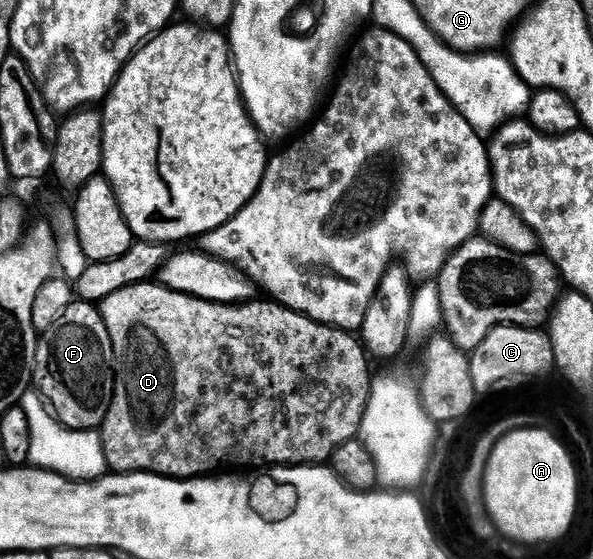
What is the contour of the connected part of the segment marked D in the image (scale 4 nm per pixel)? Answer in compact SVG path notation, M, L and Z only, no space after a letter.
M148 280L138 282L135 286L126 286L117 292L113 292L113 296L109 296L101 304L101 313L105 320L105 328L109 328L109 340L111 341L111 352L113 355L113 369L115 371L115 391L113 392L113 400L109 412L105 416L101 427L101 437L103 439L103 451L105 452L105 460L108 467L112 471L121 474L159 474L162 478L178 478L180 480L190 480L193 478L201 478L204 476L214 475L222 466L243 466L239 468L274 468L277 466L313 466L323 464L330 459L331 454L341 444L352 441L360 433L363 425L363 414L366 412L367 402L370 399L371 385L373 381L373 373L367 367L368 351L364 344L354 333L339 330L336 326L327 326L323 322L315 322L309 316L299 314L295 310L290 310L287 306L280 306L274 300L263 300L267 302L255 302L256 300L244 301L242 304L228 304L223 301L207 301L203 298L196 298L191 294L181 294L177 291L168 290L166 287L156 284L154 281Z

